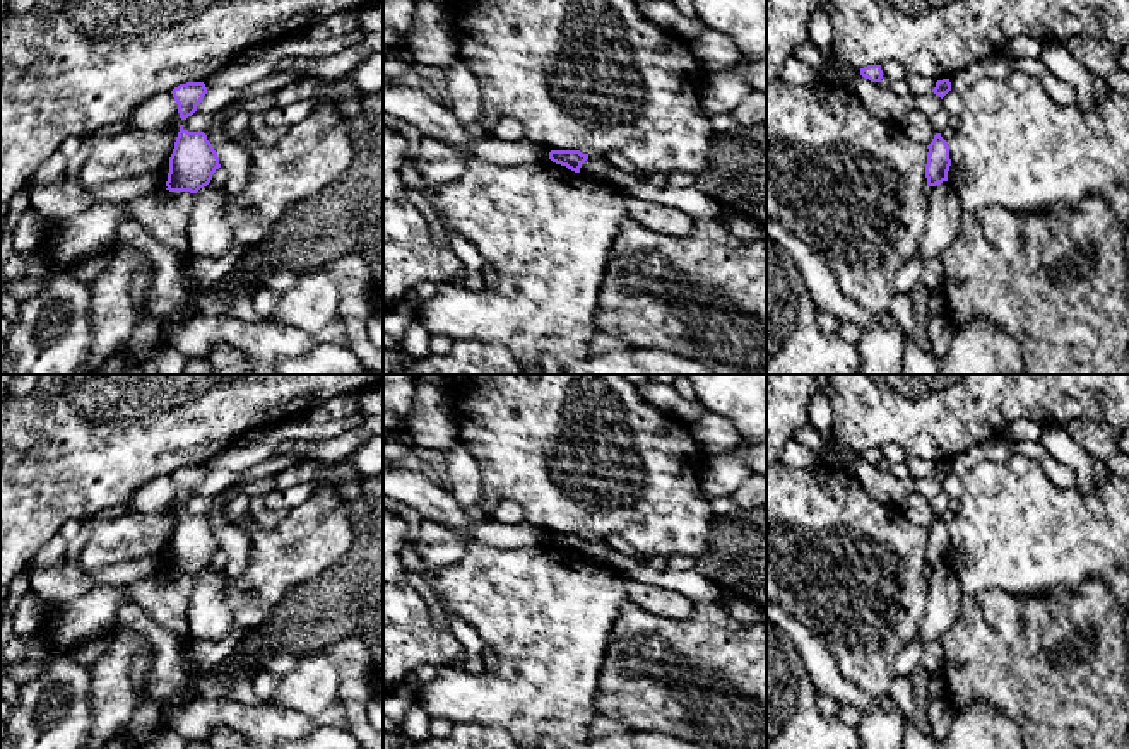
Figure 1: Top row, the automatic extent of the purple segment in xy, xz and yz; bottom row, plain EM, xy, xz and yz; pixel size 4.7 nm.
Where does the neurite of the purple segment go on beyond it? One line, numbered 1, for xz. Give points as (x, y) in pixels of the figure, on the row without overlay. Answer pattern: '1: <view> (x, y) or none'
1: none

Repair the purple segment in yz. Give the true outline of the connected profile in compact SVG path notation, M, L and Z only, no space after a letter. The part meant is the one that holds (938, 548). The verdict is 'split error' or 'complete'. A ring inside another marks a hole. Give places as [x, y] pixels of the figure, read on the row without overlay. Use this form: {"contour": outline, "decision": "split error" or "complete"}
{"contour": "M936 516L927 532L925 561L929 569L936 569L948 564L948 554L951 549L949 528L941 516Z", "decision": "complete"}

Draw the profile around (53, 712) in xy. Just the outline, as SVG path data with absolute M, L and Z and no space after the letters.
M53 655L41 674L19 686L3 749L82 749L91 723L91 667Z

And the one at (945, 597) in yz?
M948 564L929 569L929 599L917 638L924 643L939 640L958 619L963 597L958 578Z

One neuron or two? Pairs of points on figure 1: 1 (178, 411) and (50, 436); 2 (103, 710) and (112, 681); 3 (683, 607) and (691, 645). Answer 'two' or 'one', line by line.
1: one
2: one
3: two

